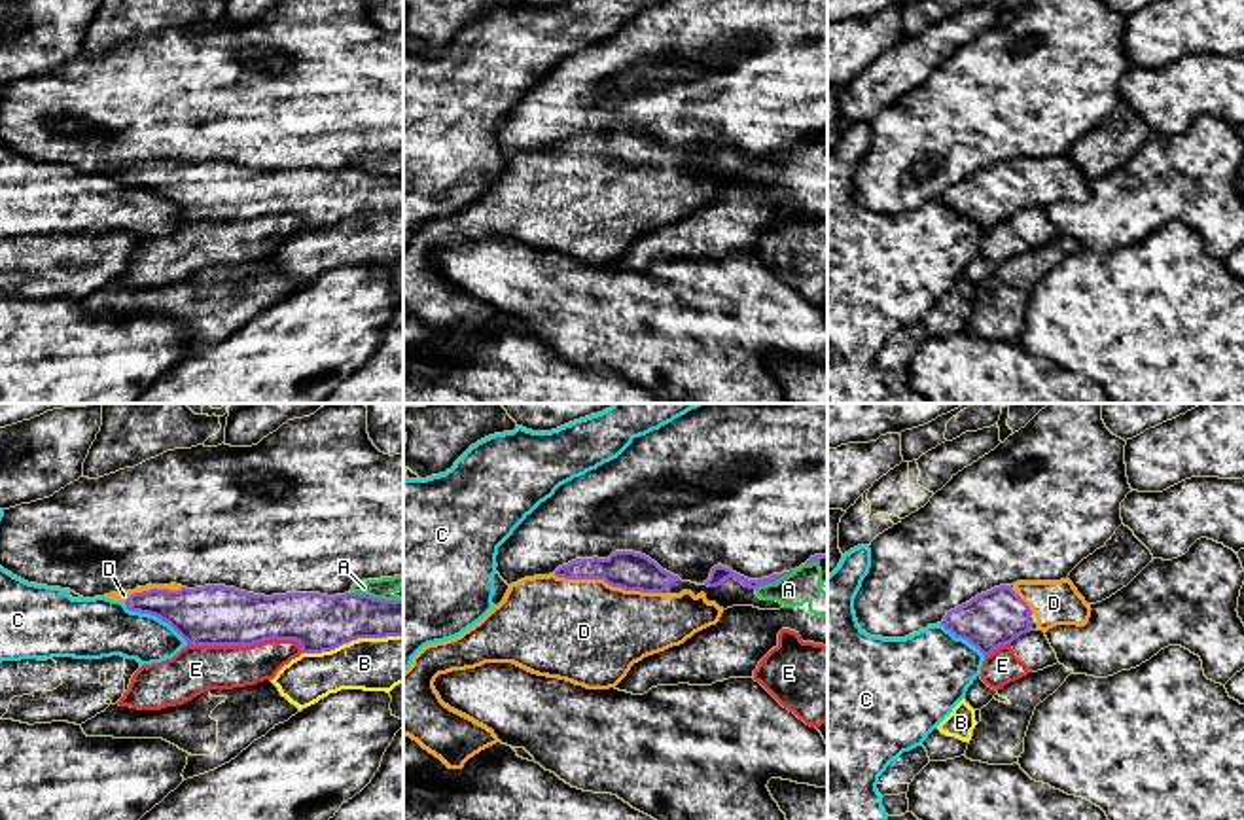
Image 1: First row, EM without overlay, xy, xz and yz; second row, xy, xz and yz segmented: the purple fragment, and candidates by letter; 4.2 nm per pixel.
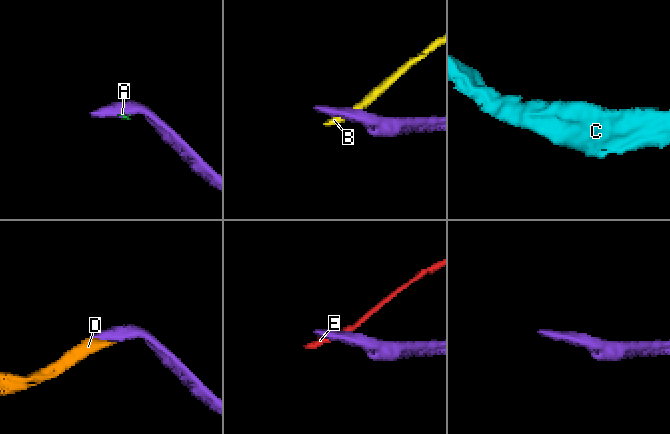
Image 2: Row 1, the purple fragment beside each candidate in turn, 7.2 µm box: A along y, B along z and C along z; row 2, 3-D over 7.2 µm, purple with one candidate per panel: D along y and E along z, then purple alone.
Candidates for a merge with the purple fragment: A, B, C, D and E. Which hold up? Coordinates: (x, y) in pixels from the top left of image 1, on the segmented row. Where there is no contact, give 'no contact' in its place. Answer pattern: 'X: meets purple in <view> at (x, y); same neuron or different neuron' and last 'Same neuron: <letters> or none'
A: meets purple in xz at (775, 582); different neuron
B: meets purple in xy at (353, 639); different neuron
C: meets purple in xy at (156, 616); different neuron
D: meets purple in xz at (608, 584); same neuron
E: meets purple in xy at (247, 644); different neuron
Same neuron: D

